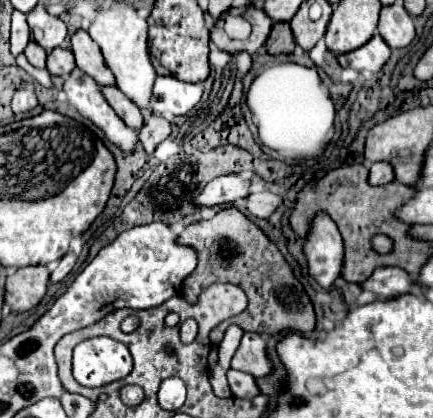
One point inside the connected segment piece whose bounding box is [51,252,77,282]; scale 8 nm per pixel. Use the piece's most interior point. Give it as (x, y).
(67, 262)

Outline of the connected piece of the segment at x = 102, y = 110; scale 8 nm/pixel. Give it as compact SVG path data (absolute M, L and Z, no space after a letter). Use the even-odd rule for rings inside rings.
M75 68L67 80L63 90L69 96L69 102L85 116L89 118L97 128L105 132L105 138L109 142L115 142L125 152L133 152L137 148L137 138L131 128L125 126L125 122L119 120L115 110L105 100L101 86L85 74L81 68Z

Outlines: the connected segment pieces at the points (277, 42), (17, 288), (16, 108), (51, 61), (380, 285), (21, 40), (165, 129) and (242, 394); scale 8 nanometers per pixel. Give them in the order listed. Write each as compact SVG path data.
M281 22L273 24L273 32L265 44L269 54L291 54L295 48L295 42L291 38L291 34L287 36L285 32L281 32Z
M27 266L11 270L5 282L5 302L13 312L31 310L41 302L49 286L47 266Z
M25 88L25 90L15 92L13 102L11 102L11 108L15 114L27 114L35 106L37 106L37 96L35 96L33 88Z
M55 48L47 54L47 70L51 76L67 76L75 68L75 56L69 48Z
M377 268L369 280L365 280L363 290L375 292L379 298L395 298L403 294L411 294L415 288L415 280L401 268Z
M13 12L13 22L11 22L11 54L17 56L25 50L25 44L31 38L31 30L27 26L27 16L21 12Z
M153 114L153 116L147 120L145 128L141 128L139 140L141 140L143 150L145 150L147 154L151 154L151 152L157 148L159 142L163 142L165 138L169 138L169 134L171 134L171 124L169 124L165 118Z
M229 370L227 372L227 378L229 378L231 392L237 398L255 398L255 396L261 394L261 390L257 386L257 380L251 374L237 372L237 370Z

